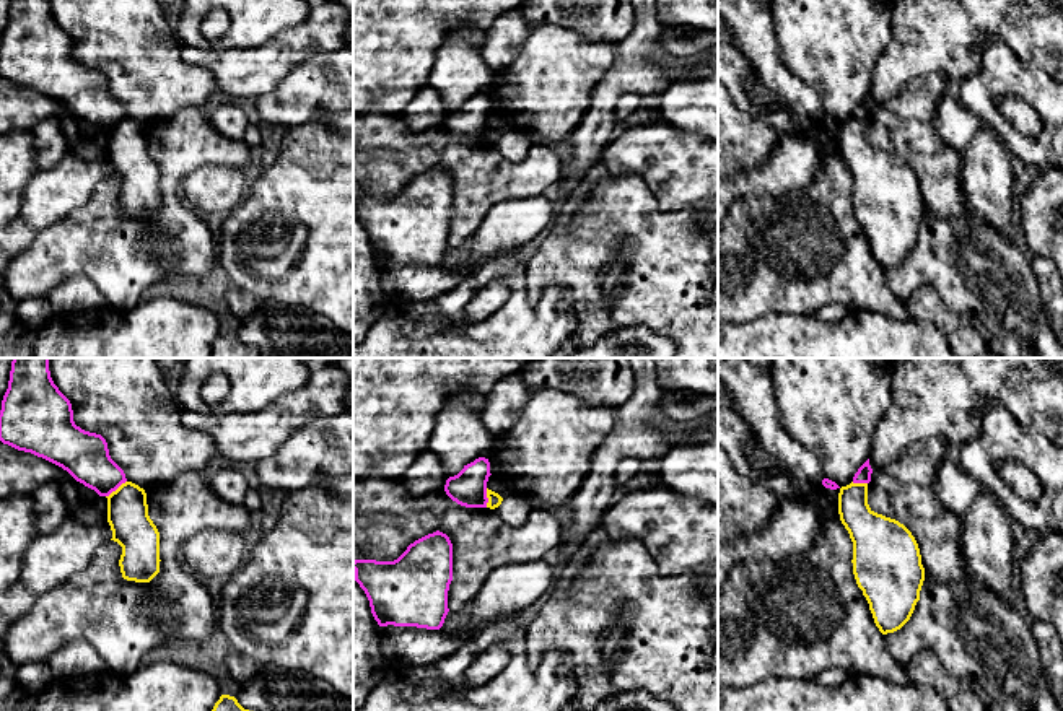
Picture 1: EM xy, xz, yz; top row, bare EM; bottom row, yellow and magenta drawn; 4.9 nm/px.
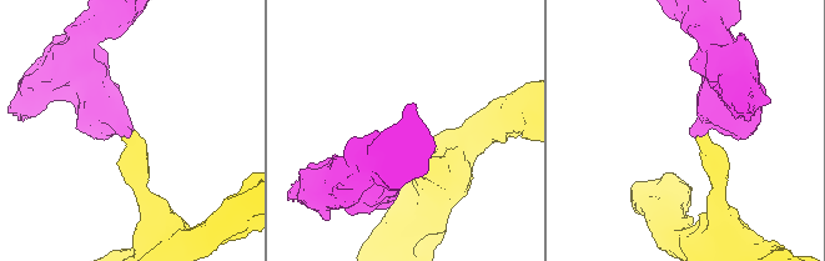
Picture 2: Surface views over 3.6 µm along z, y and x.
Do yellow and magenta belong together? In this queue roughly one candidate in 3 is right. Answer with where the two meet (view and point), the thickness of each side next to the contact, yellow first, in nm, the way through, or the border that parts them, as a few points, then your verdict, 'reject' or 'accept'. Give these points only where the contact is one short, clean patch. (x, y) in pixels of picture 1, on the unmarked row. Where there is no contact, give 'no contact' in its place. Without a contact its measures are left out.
contact xy (118, 124); calibres 200 and 240 nm; border xy (126, 116), (106, 132); reject

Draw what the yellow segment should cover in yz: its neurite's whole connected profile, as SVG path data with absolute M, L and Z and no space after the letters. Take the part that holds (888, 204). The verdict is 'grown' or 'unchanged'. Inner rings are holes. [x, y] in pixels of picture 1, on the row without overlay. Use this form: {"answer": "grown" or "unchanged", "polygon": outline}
{"answer": "unchanged", "polygon": "M850 119L838 129L840 156L853 177L853 210L882 270L900 265L912 252L925 216L918 179L895 155L874 148L868 140L868 119Z"}

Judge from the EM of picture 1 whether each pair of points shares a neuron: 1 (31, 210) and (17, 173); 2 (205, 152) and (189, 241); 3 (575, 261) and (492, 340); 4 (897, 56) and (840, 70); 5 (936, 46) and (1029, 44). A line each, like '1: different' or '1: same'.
1: different
2: same
3: different
4: different
5: same

